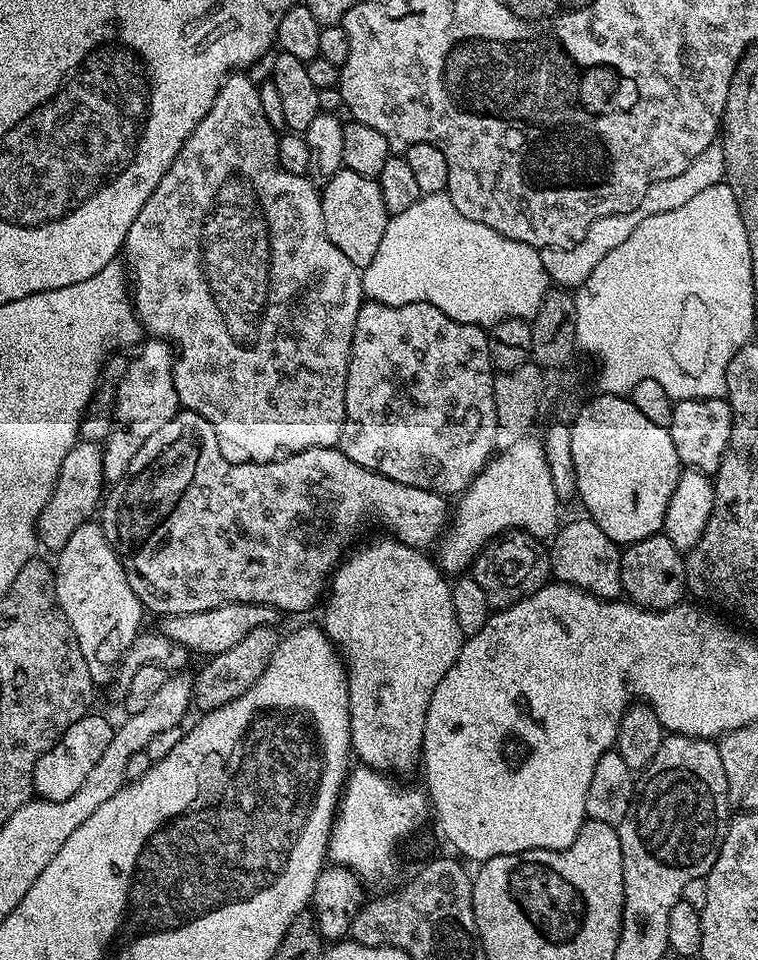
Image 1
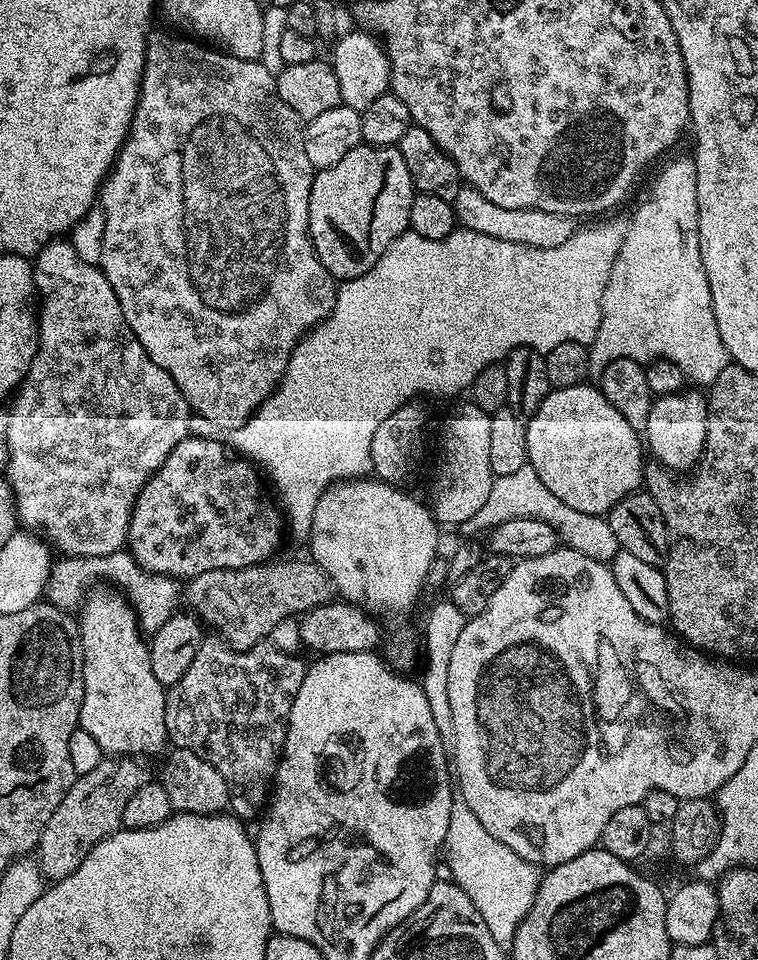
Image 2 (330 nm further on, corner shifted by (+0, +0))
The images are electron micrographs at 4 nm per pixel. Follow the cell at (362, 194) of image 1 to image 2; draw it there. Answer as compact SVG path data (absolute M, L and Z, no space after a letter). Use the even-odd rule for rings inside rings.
M361 142L354 150L350 150L350 154L346 154L340 161L334 162L334 166L321 168L313 175L310 206L308 207L308 237L312 239L316 257L320 259L322 266L326 266L326 270L332 275L333 280L343 282L366 274L366 270L370 270L370 266L374 266L374 262L378 262L378 258L386 250L386 246L390 246L390 242L394 242L394 238L398 238L404 232L409 231L408 219L410 218L410 202L413 195L414 189L410 178L410 170L406 170L406 158L402 158L400 149L396 146L379 148L373 144Z

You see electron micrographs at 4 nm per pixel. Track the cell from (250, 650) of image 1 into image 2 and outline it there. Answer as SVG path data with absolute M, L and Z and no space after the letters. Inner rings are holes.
M113 756L100 760L98 766L94 766L94 770L86 770L86 774L77 776L76 781L70 786L70 790L66 790L66 798L62 798L62 802L58 802L58 810L54 810L54 814L50 814L50 822L46 822L40 835L40 843L34 849L35 859L40 865L40 872L44 875L45 881L55 882L74 874L74 870L78 870L78 866L82 866L82 858L86 858L86 854L90 854L90 850L95 844L120 831L122 810L126 807L127 800L136 793L138 786L147 784L150 780L147 770L140 764L143 763L131 756Z

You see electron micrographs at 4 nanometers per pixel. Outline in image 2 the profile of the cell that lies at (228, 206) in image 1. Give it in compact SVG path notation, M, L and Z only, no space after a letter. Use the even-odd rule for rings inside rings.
M156 30L148 37L144 76L140 80L140 101L136 103L132 130L100 189L98 200L101 205L104 203L104 233L98 249L98 266L106 274L110 286L114 286L118 306L122 306L130 330L134 330L138 342L142 342L142 350L146 350L146 354L150 354L150 358L174 378L189 409L209 425L221 424L225 430L231 430L238 424L245 424L260 409L262 402L276 391L294 346L298 346L308 331L323 324L334 310L338 284L316 257L312 239L308 237L308 207L314 169L310 158L306 158L302 121L276 93L273 69L268 69L260 60L227 56L225 52L195 39L168 32Z

